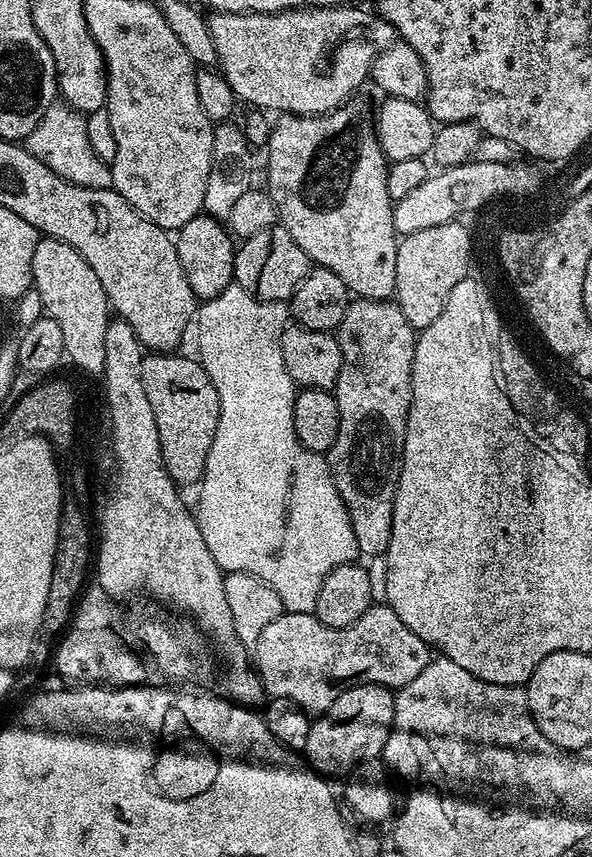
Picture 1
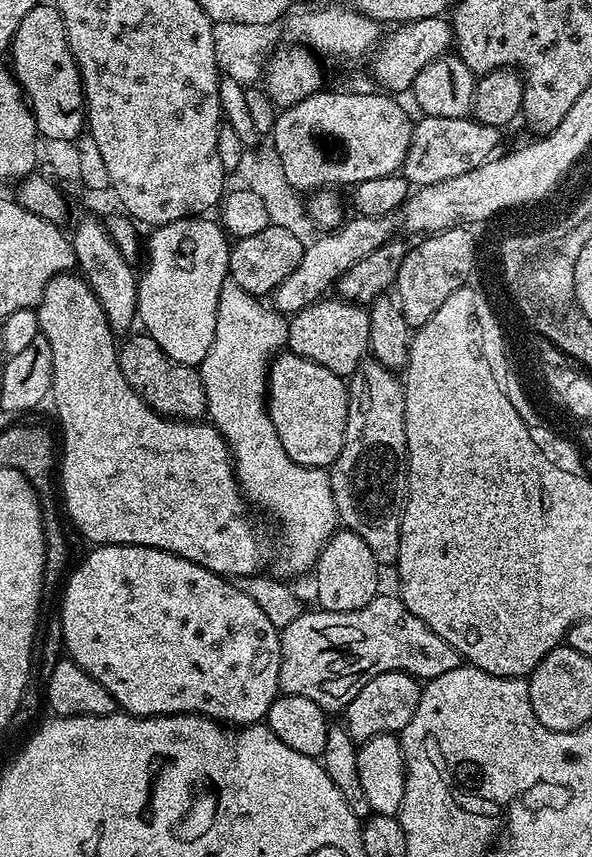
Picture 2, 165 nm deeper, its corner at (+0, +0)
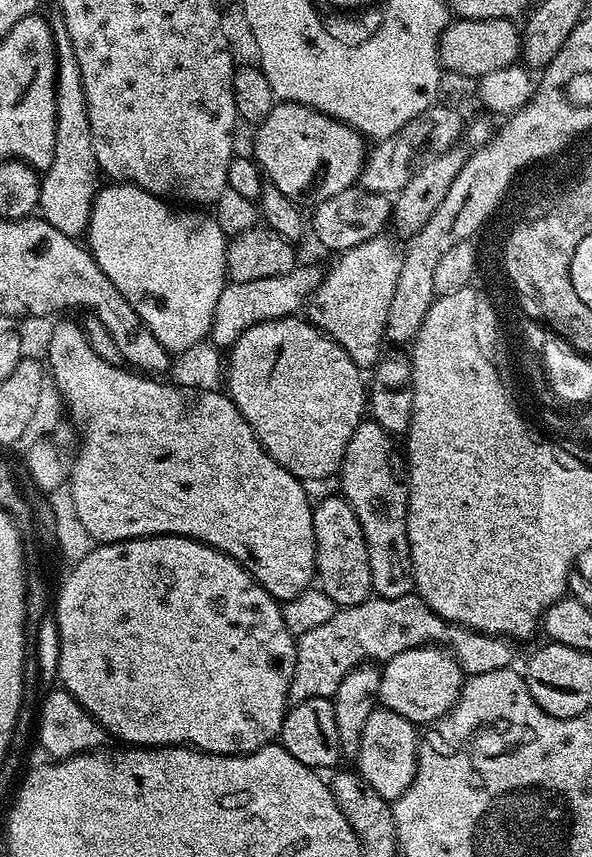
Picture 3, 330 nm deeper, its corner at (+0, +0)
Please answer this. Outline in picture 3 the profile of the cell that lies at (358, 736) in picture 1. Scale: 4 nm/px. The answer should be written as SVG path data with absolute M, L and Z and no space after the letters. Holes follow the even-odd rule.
M427 644L421 648L402 650L402 654L394 654L394 658L383 661L378 704L379 707L389 708L394 714L402 714L402 718L406 718L411 724L427 726L456 705L465 679L465 672L447 648Z

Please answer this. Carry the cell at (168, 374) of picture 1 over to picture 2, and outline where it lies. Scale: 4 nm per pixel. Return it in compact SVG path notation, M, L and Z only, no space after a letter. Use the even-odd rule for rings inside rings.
M146 334L136 335L129 335L125 339L129 340L125 344L123 341L116 353L116 361L126 382L160 415L174 420L199 421L208 407L199 371L191 364L174 362L174 358L170 358L162 350L162 346L154 342L154 338Z

